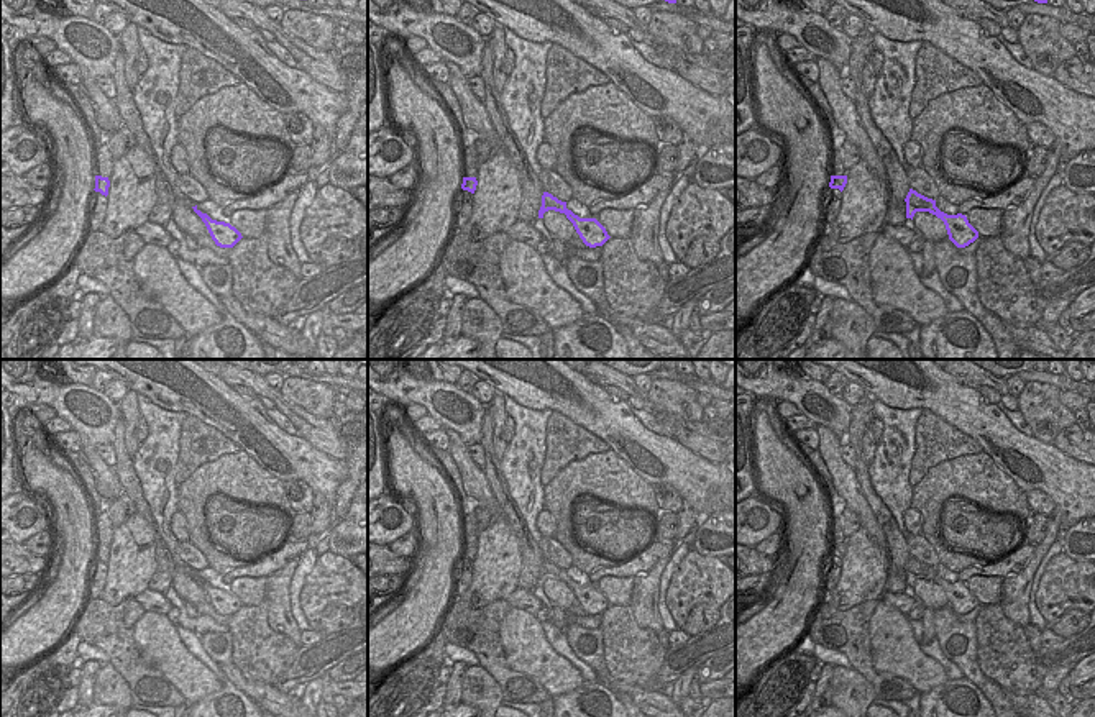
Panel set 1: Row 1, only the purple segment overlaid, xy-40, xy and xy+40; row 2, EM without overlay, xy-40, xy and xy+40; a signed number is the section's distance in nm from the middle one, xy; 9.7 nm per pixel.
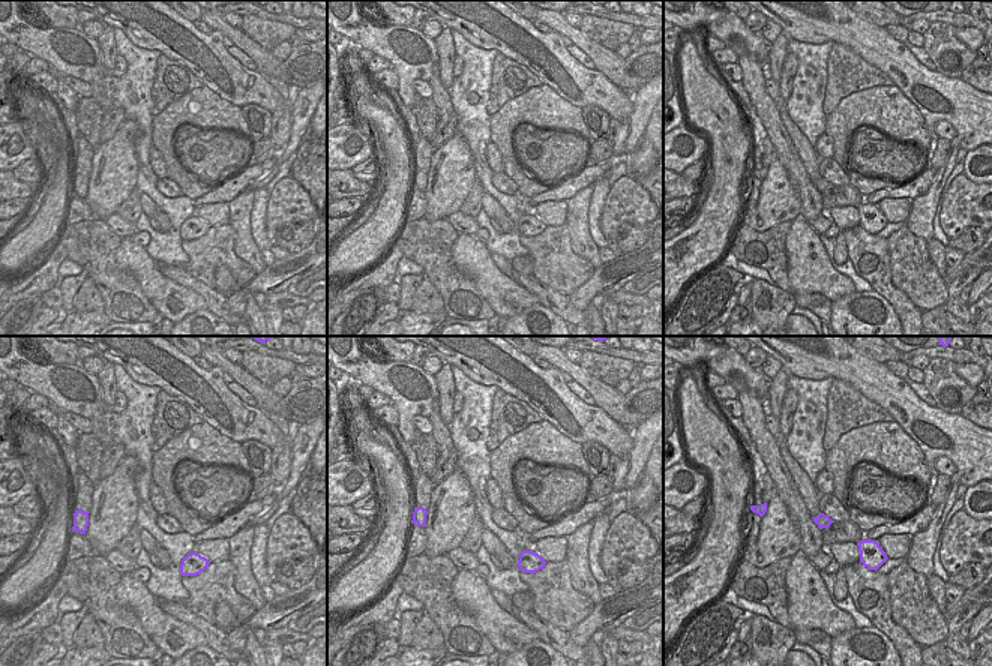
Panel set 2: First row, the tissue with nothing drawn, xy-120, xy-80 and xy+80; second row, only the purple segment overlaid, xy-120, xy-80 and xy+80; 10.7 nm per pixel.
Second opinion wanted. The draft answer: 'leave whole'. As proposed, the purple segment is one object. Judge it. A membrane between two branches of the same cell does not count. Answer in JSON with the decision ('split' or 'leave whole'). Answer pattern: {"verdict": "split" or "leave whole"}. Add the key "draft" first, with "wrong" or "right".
{"draft": "right", "verdict": "leave whole"}

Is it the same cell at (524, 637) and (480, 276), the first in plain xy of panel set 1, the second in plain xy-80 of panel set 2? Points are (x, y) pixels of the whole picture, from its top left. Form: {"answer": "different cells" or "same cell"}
{"answer": "same cell"}

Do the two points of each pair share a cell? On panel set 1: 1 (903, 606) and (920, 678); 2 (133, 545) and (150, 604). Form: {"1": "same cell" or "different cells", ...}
{"1": "different cells", "2": "different cells"}

